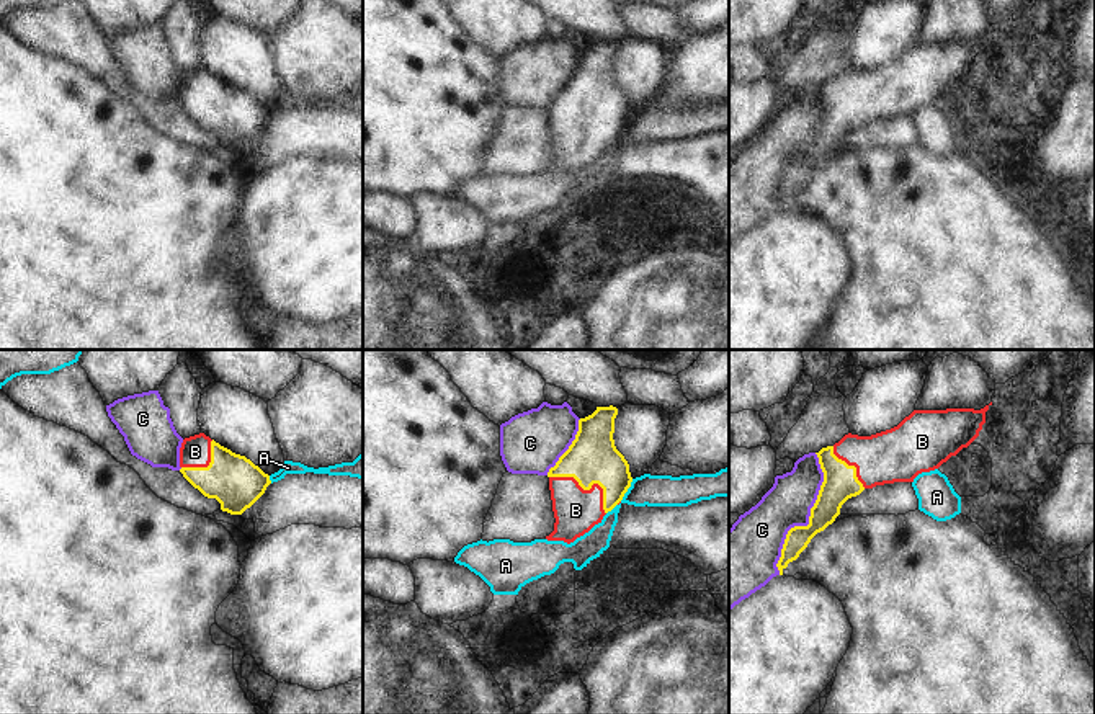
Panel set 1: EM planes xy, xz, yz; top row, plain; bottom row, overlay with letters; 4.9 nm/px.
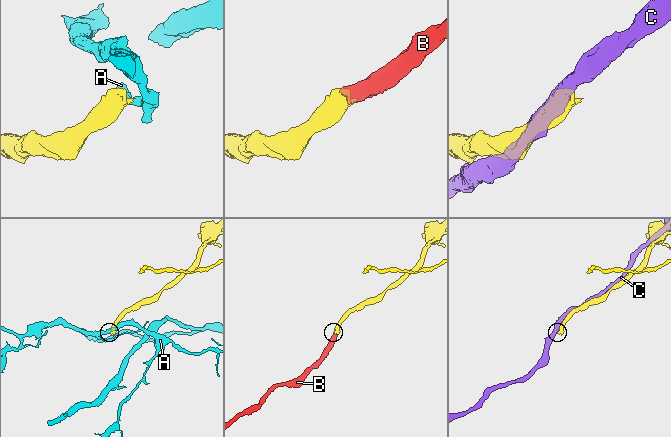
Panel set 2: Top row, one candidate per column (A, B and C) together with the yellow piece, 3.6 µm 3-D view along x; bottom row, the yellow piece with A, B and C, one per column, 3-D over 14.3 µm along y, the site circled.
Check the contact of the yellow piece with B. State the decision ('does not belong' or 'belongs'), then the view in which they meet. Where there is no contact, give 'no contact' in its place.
belongs; contact in xz

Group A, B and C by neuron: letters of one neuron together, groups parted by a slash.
A / B / C

